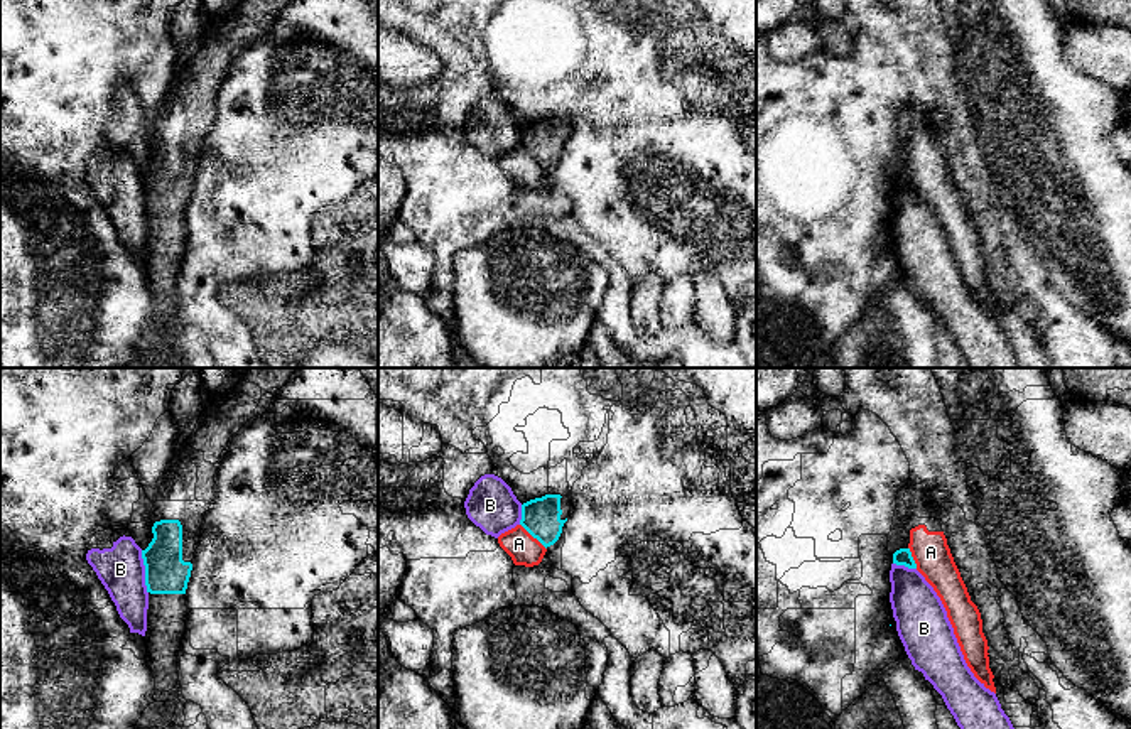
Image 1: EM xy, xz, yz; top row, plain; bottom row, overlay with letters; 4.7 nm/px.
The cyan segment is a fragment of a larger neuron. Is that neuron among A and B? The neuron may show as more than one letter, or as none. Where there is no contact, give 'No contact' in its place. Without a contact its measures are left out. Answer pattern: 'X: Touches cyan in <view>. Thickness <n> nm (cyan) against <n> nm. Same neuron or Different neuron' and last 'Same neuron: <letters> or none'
A: Touches cyan in xz. Thickness 190 nm (cyan) against 150 nm. Different neuron
B: Touches cyan in xy. Thickness 200 nm (cyan) against 220 nm. Different neuron
Same neuron: none

